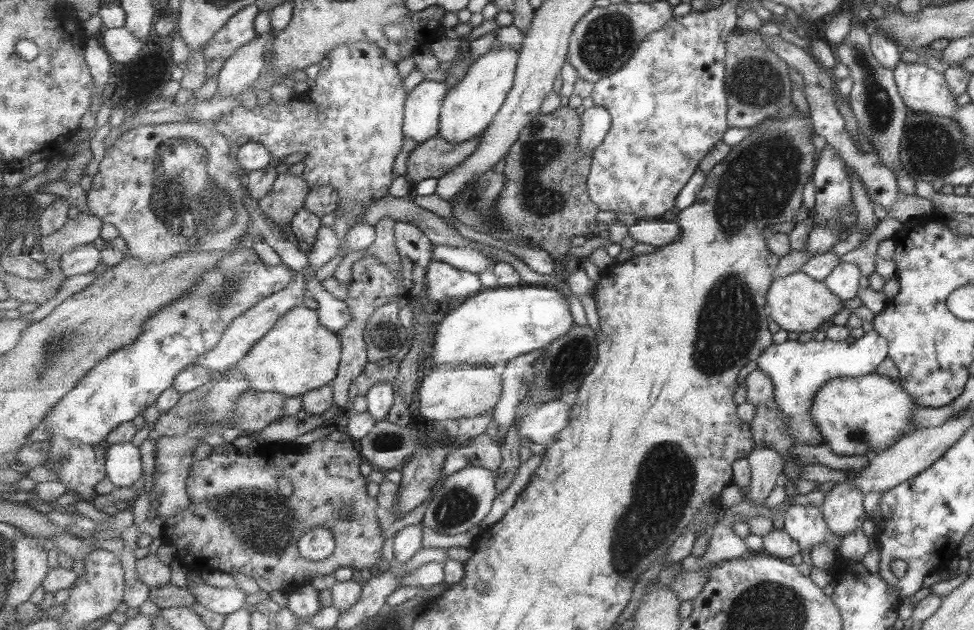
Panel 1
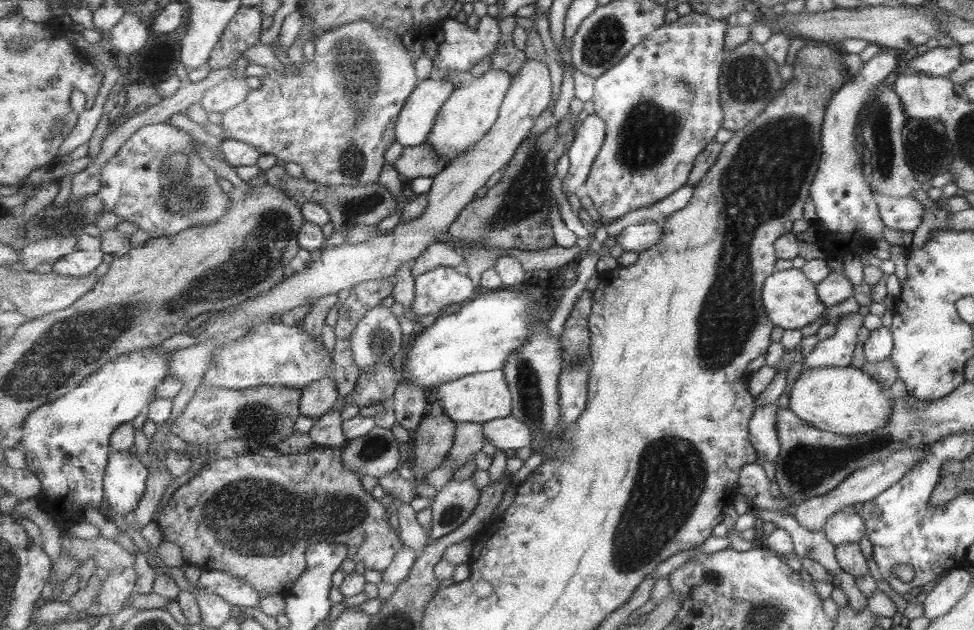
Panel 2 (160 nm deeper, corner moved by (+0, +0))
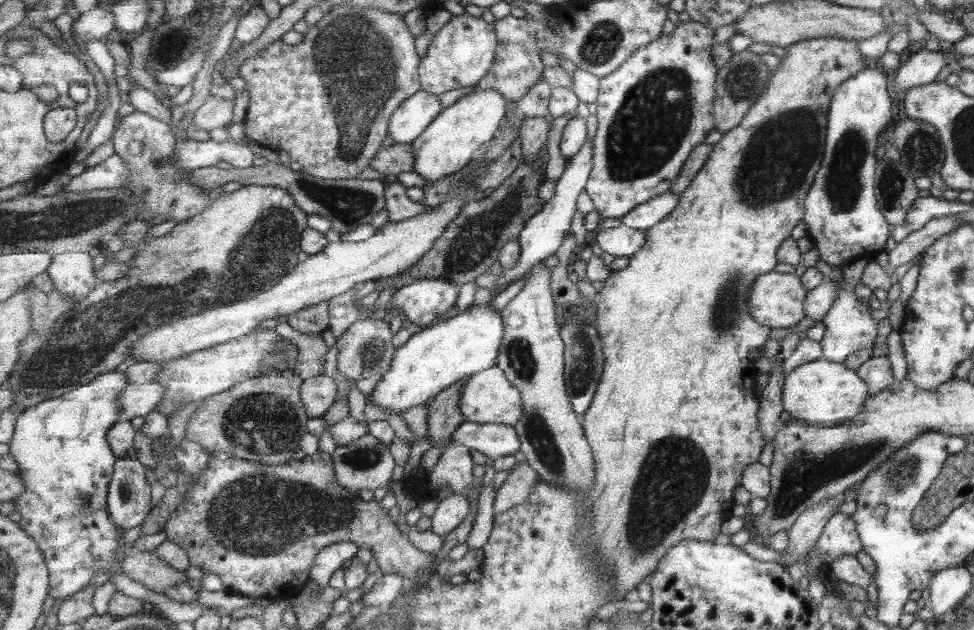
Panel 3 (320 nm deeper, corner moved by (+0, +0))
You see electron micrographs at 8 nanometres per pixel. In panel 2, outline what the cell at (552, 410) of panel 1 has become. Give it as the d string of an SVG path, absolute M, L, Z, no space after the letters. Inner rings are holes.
M513 415L490 420L481 425L484 437L496 448L508 451L532 446L530 428Z

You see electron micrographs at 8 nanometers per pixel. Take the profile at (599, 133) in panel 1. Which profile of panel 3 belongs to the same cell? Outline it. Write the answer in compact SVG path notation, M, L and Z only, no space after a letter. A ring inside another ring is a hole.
M593 139L586 141L579 154L569 159L570 164L567 165L567 170L563 176L557 181L554 196L544 203L544 207L535 216L532 216L522 230L520 239L518 240L521 245L521 258L517 268L511 270L504 270L501 278L498 279L496 285L493 287L497 290L507 288L513 282L517 282L527 274L527 271L532 271L541 260L553 256L565 242L565 236L571 230L571 222L573 216L577 214L578 198L580 194L586 190L588 180L590 179L594 164L593 164Z

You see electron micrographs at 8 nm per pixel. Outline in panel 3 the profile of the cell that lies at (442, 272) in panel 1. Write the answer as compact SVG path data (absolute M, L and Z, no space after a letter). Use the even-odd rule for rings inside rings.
M421 279L398 289L392 305L423 331L436 324L438 316L455 306L459 289L451 281Z

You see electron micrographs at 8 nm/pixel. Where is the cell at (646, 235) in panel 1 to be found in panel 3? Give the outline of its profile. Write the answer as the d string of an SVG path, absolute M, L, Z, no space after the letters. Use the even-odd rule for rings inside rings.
M621 224L598 232L595 243L613 257L631 258L643 248L646 238L646 232Z

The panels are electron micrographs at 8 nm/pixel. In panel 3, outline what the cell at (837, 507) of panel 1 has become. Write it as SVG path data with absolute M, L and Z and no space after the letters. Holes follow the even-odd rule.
M835 512L816 540L818 558L822 564L828 565L841 556L855 556L862 550L860 539L852 517Z

